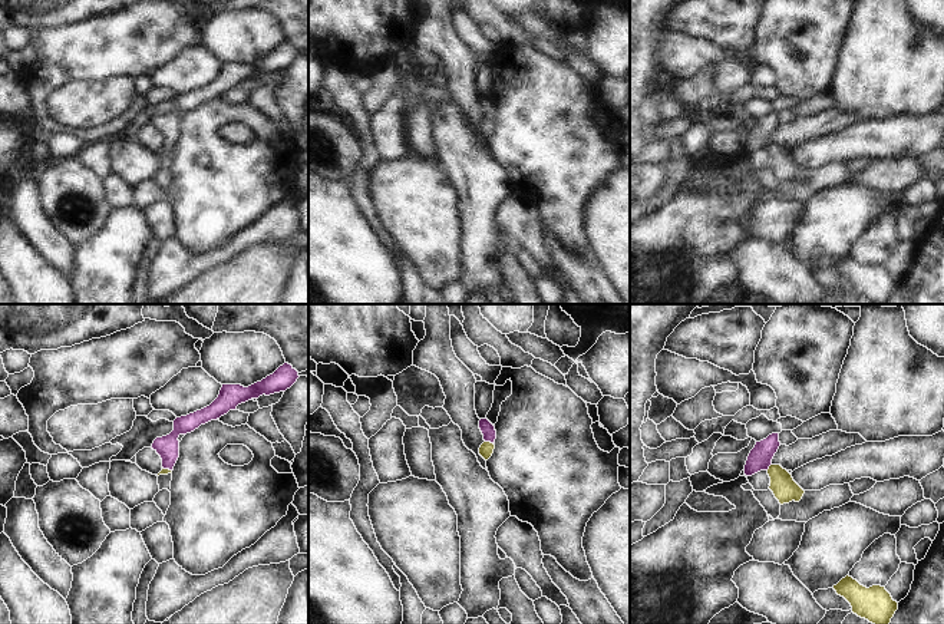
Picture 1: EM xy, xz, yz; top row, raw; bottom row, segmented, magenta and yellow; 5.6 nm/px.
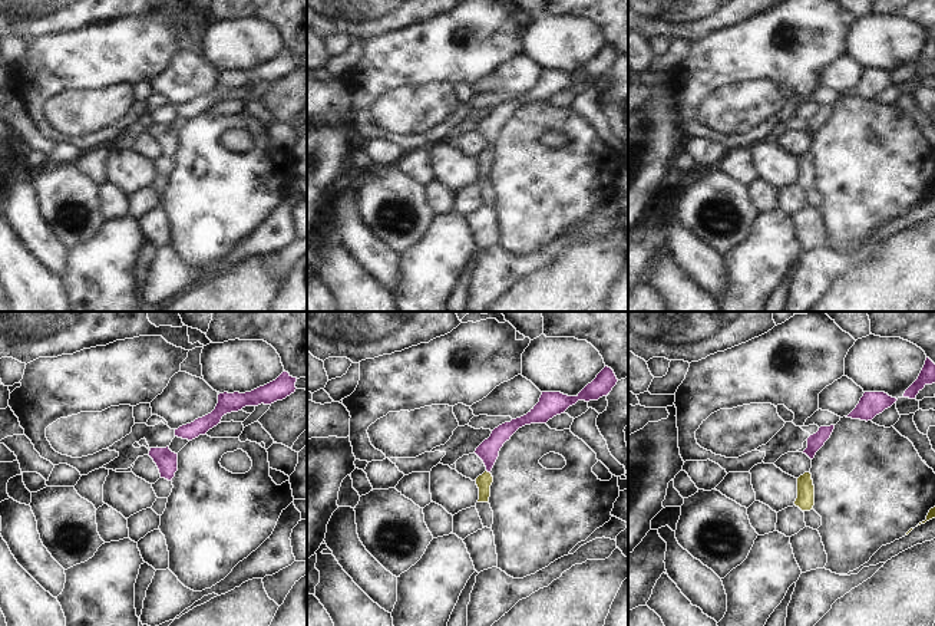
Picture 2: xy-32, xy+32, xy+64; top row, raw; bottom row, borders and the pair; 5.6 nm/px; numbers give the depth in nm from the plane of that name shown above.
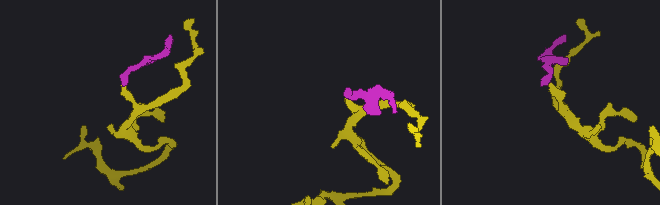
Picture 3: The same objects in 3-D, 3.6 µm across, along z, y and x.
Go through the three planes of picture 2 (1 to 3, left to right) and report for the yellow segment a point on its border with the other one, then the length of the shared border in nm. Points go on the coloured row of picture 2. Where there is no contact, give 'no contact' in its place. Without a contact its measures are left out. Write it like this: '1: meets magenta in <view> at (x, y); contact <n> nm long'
1: no contact
2: meets magenta in xy+32 at (488, 471); contact 30 nm long
3: no contact

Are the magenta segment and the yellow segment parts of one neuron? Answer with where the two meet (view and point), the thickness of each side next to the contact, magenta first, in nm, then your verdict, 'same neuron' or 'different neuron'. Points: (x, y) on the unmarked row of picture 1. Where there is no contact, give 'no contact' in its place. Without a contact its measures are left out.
contact xz (489, 119); calibres 80 and 80 nm; same neuron

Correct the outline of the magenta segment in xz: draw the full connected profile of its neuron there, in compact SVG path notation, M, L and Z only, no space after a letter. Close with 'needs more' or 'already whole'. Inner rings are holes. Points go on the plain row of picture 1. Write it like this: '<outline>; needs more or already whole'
M485 96L479 99L479 108L483 113L483 122L479 126L479 133L488 139L495 128L496 109L495 105Z; needs more

